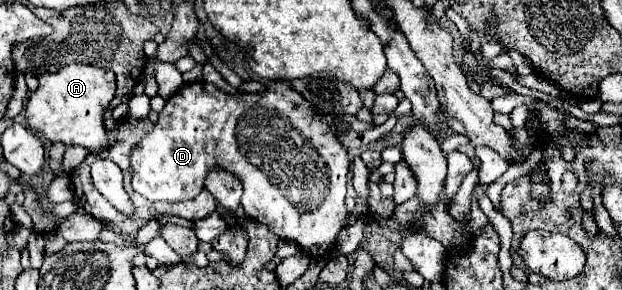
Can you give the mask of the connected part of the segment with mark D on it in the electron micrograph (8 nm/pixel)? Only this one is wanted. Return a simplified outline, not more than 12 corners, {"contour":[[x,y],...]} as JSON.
{"contour":[[291,81],[183,85],[129,153],[133,191],[211,167],[309,257],[347,225],[349,131]]}

